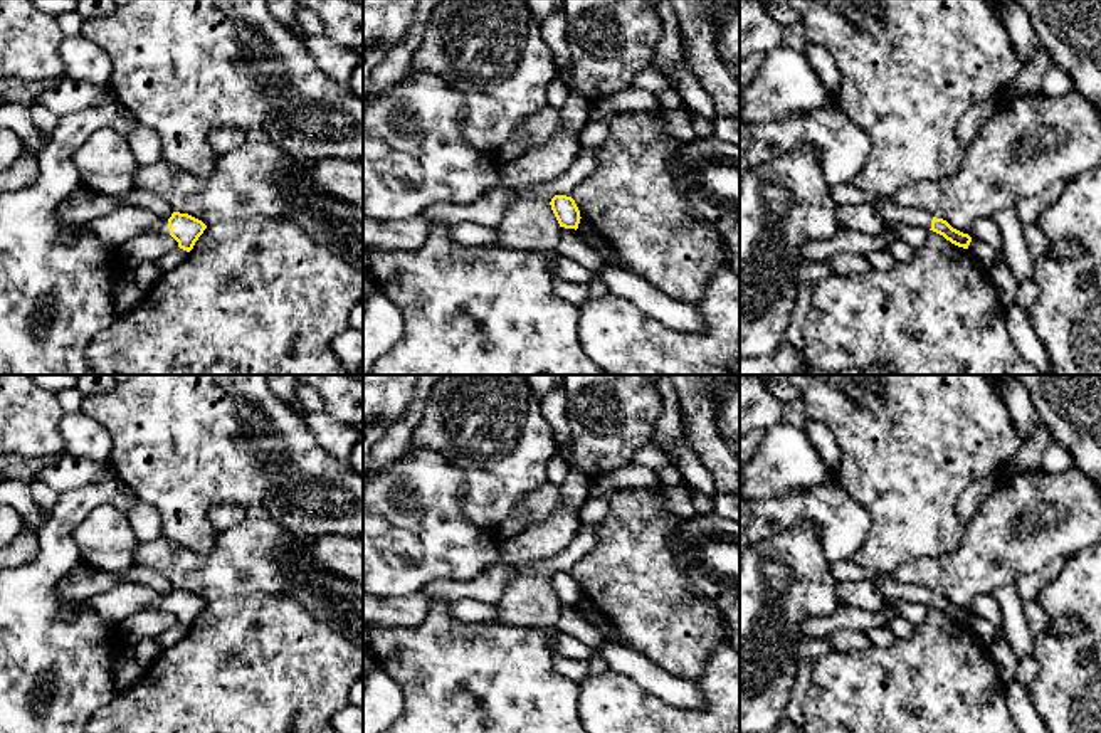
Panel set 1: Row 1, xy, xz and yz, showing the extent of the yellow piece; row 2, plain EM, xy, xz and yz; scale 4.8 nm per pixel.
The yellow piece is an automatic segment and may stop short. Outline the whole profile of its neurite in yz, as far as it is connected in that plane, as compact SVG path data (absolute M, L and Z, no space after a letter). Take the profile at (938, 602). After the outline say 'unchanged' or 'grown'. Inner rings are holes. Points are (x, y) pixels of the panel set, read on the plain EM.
M879 573L874 578L874 583L877 585L886 600L894 599L899 602L928 605L963 625L968 625L972 619L972 614L968 610L953 605L946 597L936 595L921 585L903 583L893 573Z | grown

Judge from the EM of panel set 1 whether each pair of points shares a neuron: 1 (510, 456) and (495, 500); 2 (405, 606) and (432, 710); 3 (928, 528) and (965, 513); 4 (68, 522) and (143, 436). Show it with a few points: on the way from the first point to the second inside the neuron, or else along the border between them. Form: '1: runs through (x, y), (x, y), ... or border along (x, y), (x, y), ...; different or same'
1: runs through (501, 466), (495, 490); same
2: border along (432, 601), (427, 614), (416, 626), (380, 627); different
3: border along (977, 479), (955, 505), (955, 513), (964, 523); different
4: border along (113, 479), (126, 486), (138, 498); different

